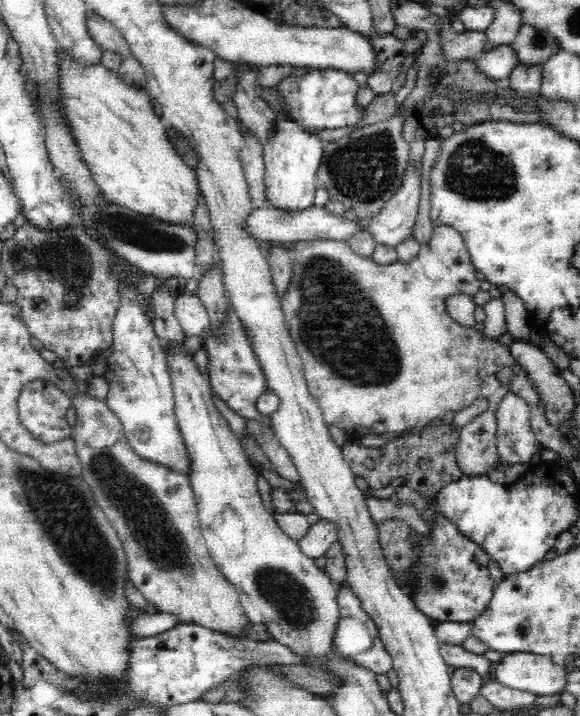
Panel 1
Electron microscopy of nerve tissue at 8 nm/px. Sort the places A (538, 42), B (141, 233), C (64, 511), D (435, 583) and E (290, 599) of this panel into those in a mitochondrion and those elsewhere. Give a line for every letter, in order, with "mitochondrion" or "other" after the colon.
A: mitochondrion
B: mitochondrion
C: mitochondrion
D: mitochondrion
E: mitochondrion

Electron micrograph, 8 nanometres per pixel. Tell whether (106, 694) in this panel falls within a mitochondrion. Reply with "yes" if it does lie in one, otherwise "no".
yes

